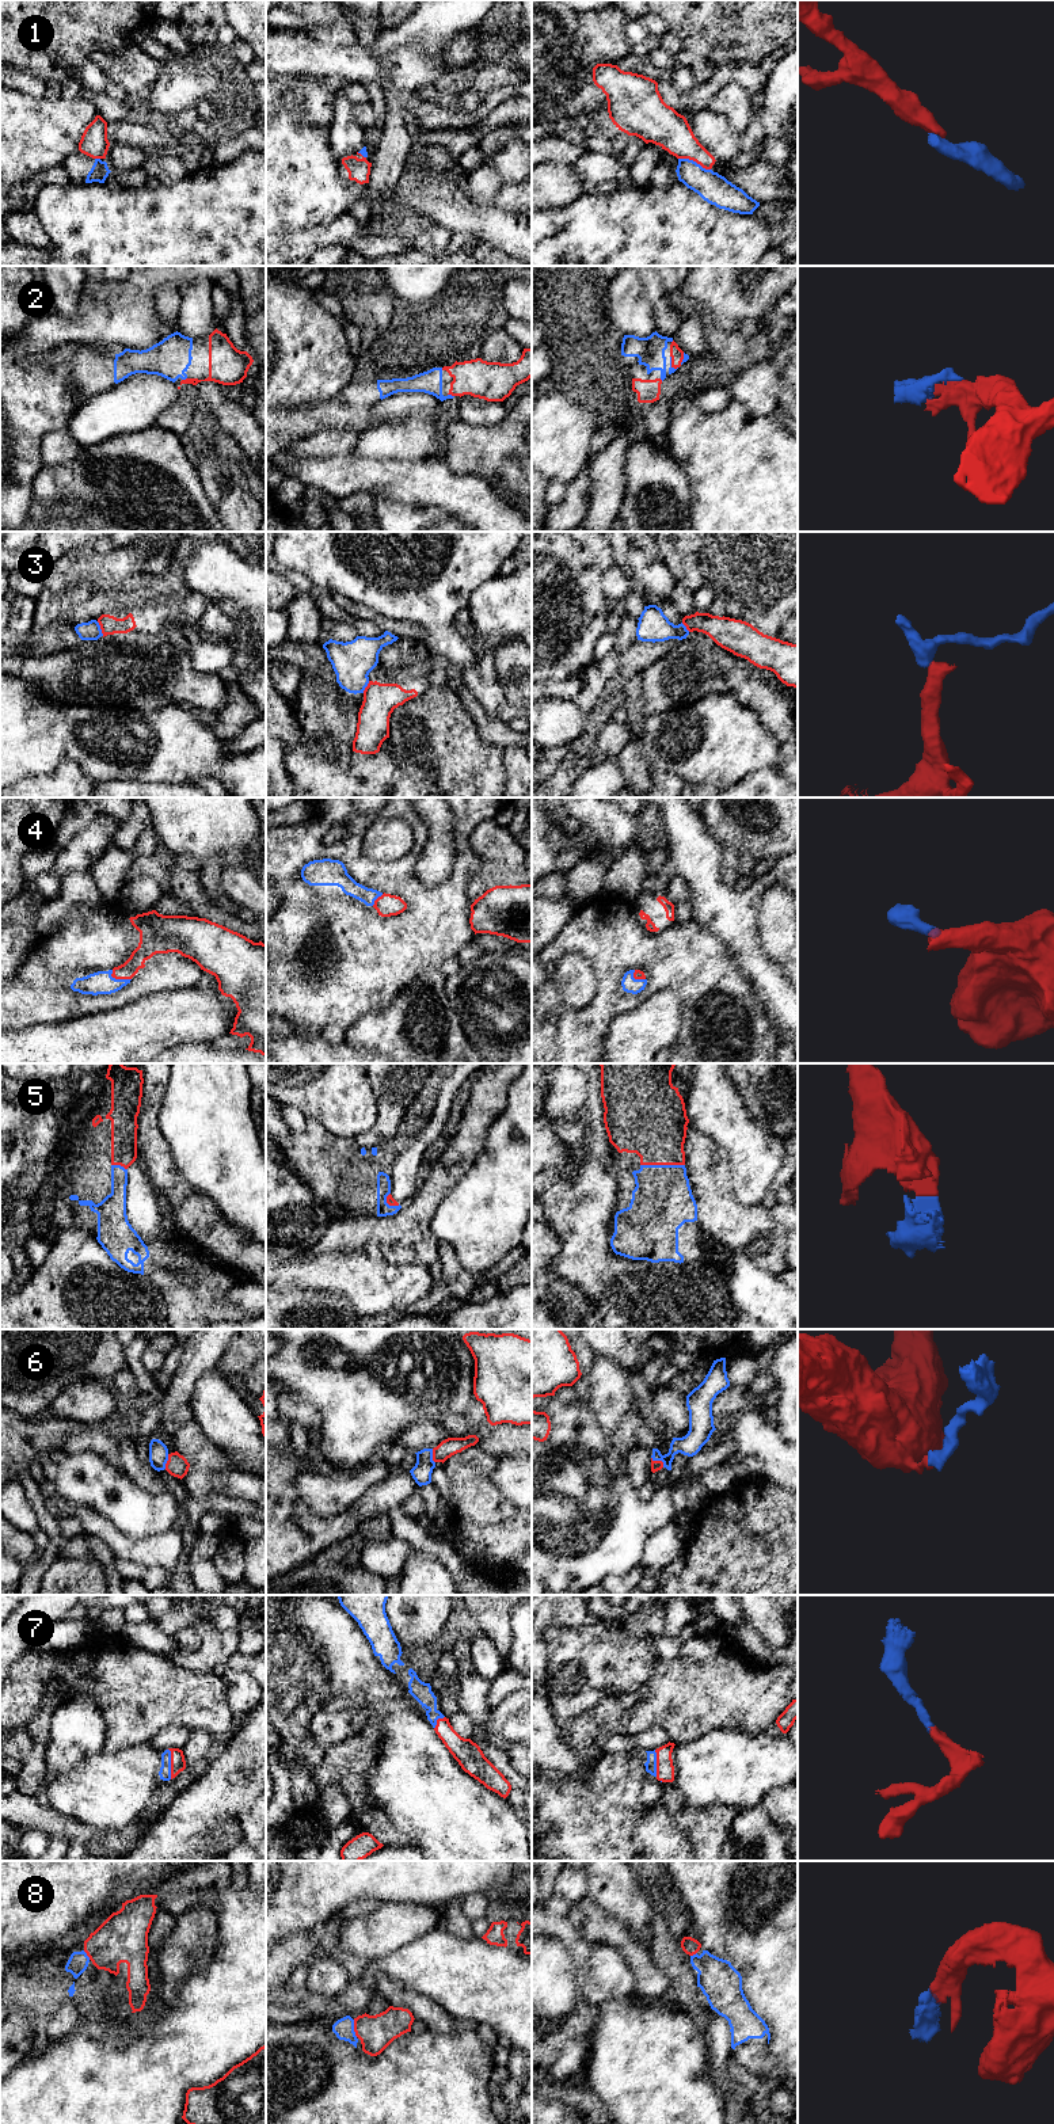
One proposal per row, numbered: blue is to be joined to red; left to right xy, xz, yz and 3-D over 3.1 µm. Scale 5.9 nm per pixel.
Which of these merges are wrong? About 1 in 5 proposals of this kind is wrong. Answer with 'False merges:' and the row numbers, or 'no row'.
False merges: 1, 3, 6

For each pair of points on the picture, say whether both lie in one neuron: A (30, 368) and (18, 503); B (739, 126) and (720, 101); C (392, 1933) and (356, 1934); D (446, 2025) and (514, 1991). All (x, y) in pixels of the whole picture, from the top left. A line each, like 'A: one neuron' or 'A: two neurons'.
A: one neuron
B: one neuron
C: one neuron
D: two neurons

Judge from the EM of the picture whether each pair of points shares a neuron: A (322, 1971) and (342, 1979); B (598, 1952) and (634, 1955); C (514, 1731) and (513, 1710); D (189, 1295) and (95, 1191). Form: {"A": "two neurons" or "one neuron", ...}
{"A": "one neuron", "B": "two neurons", "C": "one neuron", "D": "one neuron"}

